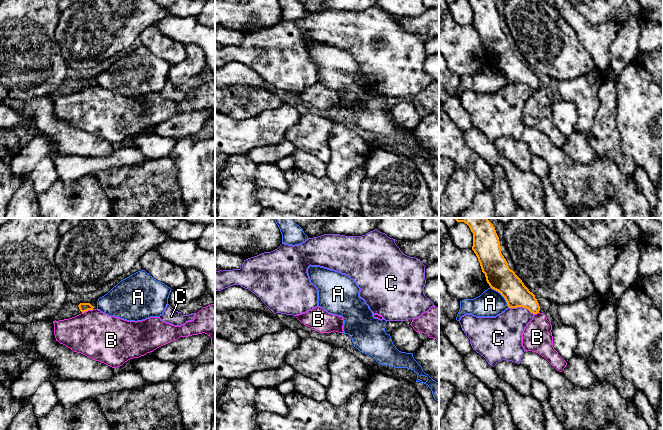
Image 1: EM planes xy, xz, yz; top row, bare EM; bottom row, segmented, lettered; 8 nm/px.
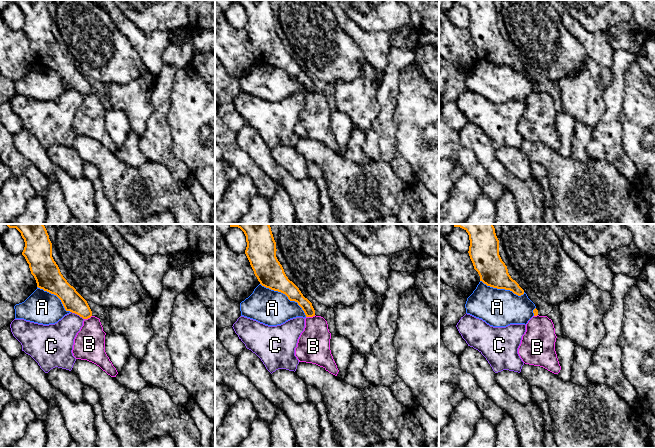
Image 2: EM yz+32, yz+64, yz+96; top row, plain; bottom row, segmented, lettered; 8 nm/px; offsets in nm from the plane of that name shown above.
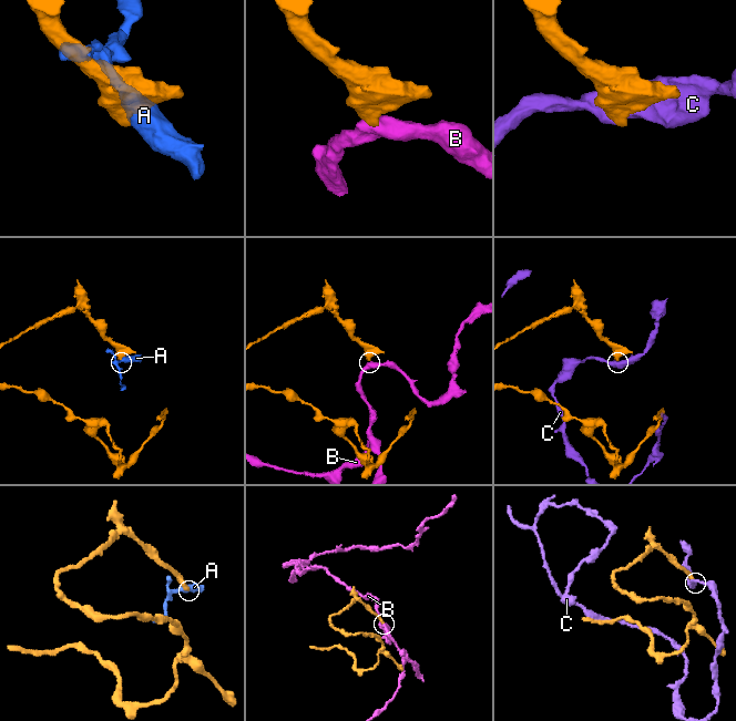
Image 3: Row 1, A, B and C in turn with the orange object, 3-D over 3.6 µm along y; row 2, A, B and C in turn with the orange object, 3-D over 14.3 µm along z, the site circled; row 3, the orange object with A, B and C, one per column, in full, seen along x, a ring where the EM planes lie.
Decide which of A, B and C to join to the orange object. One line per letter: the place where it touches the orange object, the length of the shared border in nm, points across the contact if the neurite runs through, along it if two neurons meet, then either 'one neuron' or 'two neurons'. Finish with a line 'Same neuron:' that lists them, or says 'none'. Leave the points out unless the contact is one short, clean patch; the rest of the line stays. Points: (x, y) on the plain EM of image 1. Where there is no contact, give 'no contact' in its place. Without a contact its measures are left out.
A: meets orange in yz at (502, 71); contact 240 nm long; two neurons
B: meets orange in xy at (87, 86); contact 100 nm long; border along xy (93, 85), (88, 85), (82, 89); two neurons
C: meets orange in yz at (521, 82); contact 200 nm long; border along yz (509, 83), (525, 83), (533, 90); two neurons
Same neuron: none

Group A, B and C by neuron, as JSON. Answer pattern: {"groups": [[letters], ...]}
{"groups": [["A"], ["B"], ["C"]]}

